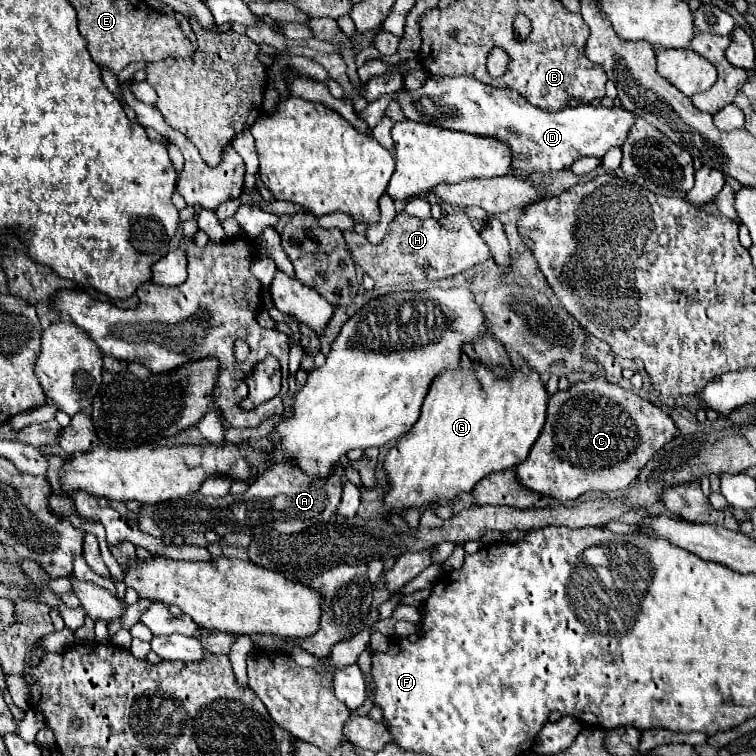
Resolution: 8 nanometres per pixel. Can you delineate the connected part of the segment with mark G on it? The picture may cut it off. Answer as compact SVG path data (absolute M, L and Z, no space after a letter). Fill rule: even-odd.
M472 361L472 367L468 369L456 369L456 371L442 371L430 385L430 391L424 399L424 405L422 405L422 413L420 413L420 419L414 423L414 427L408 431L408 435L402 435L398 439L398 445L394 445L390 449L390 453L386 455L386 461L384 461L384 469L386 469L386 475L388 475L388 495L384 497L384 503L386 503L386 509L388 513L392 511L400 511L404 507L424 507L424 505L430 505L430 503L436 503L440 499L454 499L458 497L460 493L470 493L474 489L474 485L478 481L482 481L486 475L494 473L494 471L506 471L506 469L512 469L516 467L518 463L524 463L532 445L536 443L536 439L540 437L542 433L542 427L546 423L546 405L548 405L548 393L546 393L546 385L542 381L542 377L536 373L536 371L528 371L524 373L520 367L514 367L510 369L506 375L496 375L492 371L492 367L480 363L480 361Z

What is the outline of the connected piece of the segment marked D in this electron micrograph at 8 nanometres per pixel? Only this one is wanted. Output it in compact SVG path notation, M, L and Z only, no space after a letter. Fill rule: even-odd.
M428 77L424 87L418 91L400 91L394 95L394 101L400 103L400 109L408 121L416 123L428 123L444 129L454 129L454 131L464 131L464 133L474 133L474 135L488 135L502 139L512 147L512 157L516 159L514 169L532 173L532 171L558 171L564 167L570 167L576 159L580 157L604 157L604 153L610 147L622 145L628 127L632 127L634 119L632 113L622 109L622 107L594 107L594 105L578 105L578 107L568 107L558 113L548 113L532 107L528 101L520 99L516 91L512 89L494 89L488 87L476 79L468 77Z

